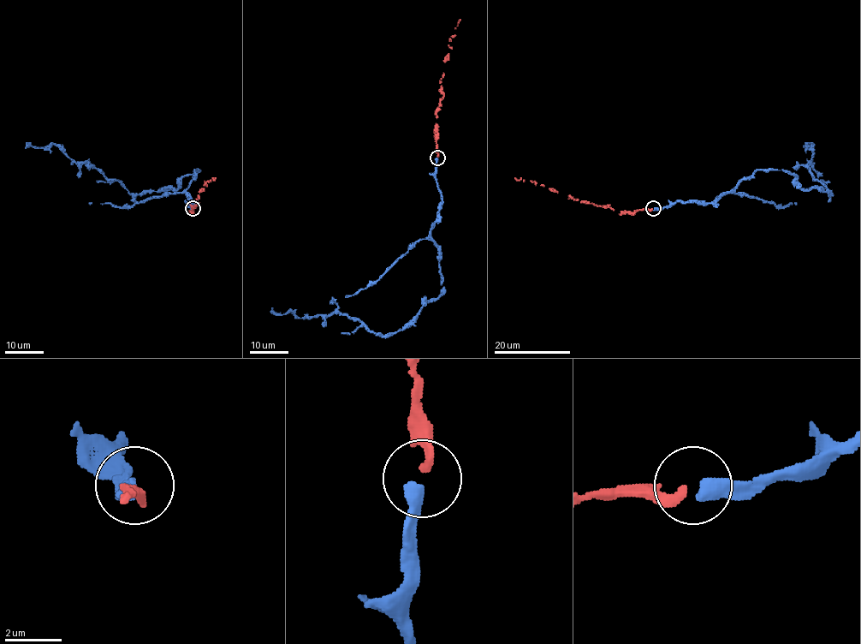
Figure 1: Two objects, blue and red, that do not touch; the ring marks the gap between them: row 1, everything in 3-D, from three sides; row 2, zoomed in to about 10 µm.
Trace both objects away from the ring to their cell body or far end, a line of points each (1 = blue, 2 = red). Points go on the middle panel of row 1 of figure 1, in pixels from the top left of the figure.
1: (437, 158), (442, 208), (430, 238), (443, 291), (412, 321), (377, 335), (346, 315), (271, 307)
2: (437, 157), (436, 108), (443, 92), (440, 80), (451, 49), (449, 39), (454, 34), (460, 19)

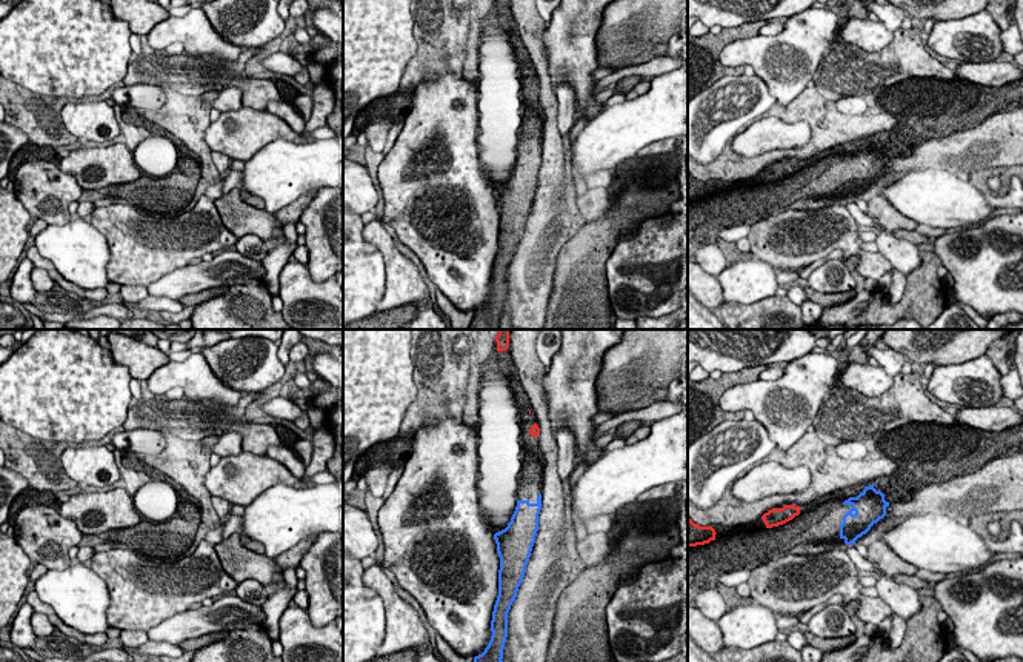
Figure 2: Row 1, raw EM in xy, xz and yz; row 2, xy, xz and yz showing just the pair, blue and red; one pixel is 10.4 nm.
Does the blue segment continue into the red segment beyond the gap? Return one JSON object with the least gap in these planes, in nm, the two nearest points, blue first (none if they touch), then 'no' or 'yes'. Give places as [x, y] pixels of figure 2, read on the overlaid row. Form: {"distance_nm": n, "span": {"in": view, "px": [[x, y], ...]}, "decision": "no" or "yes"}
{"distance_nm": 460, "span": {"in": "yz", "px": [[840, 525], [799, 513]]}, "decision": "no"}

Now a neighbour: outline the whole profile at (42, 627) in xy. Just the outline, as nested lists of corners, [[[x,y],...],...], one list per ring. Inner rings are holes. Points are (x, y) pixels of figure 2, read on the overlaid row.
[[[34,613],[31,616],[31,625],[37,637],[48,637],[54,631],[54,625],[49,622],[49,617],[42,613]]]

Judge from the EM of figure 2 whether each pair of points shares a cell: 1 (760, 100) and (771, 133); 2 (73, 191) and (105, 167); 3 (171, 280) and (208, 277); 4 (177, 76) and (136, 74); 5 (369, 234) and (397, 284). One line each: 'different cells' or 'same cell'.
1: different cells
2: different cells
3: same cell
4: same cell
5: same cell

